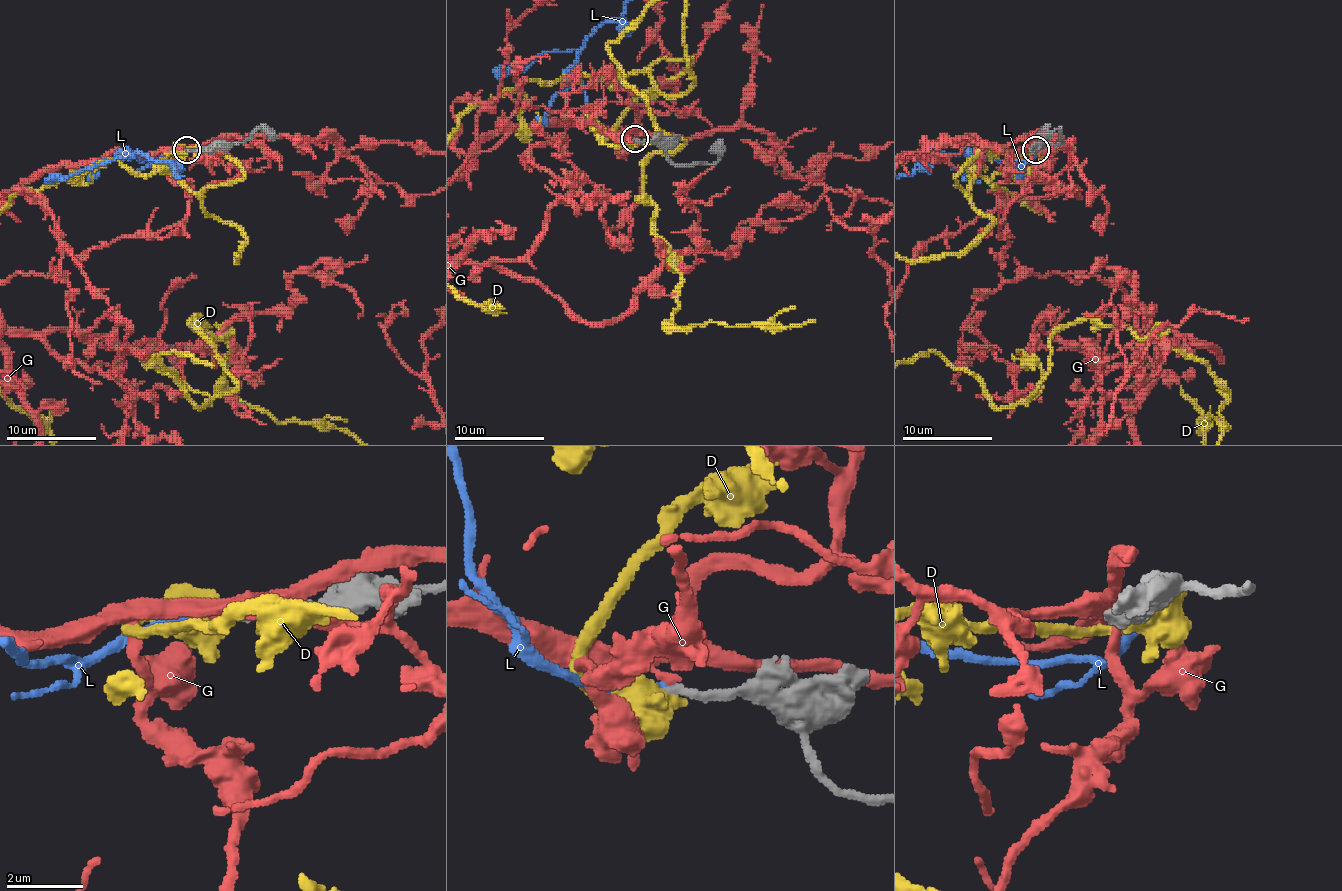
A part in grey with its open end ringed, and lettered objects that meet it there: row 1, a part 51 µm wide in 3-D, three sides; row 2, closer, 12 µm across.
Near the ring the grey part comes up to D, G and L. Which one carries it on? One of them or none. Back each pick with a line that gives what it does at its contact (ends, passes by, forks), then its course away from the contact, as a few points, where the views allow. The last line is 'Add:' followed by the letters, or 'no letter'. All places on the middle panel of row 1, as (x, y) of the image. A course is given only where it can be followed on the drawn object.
L: it ends there
Add: L

